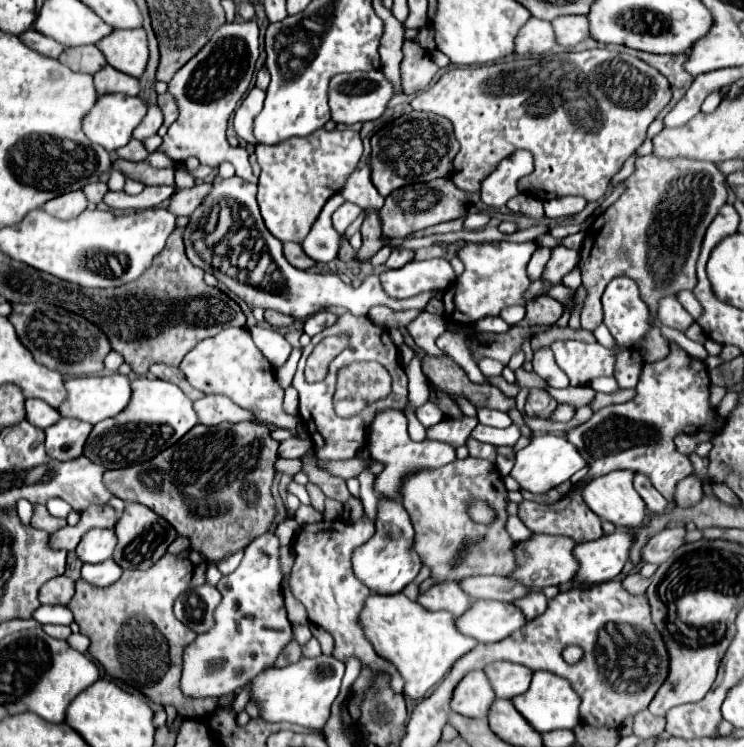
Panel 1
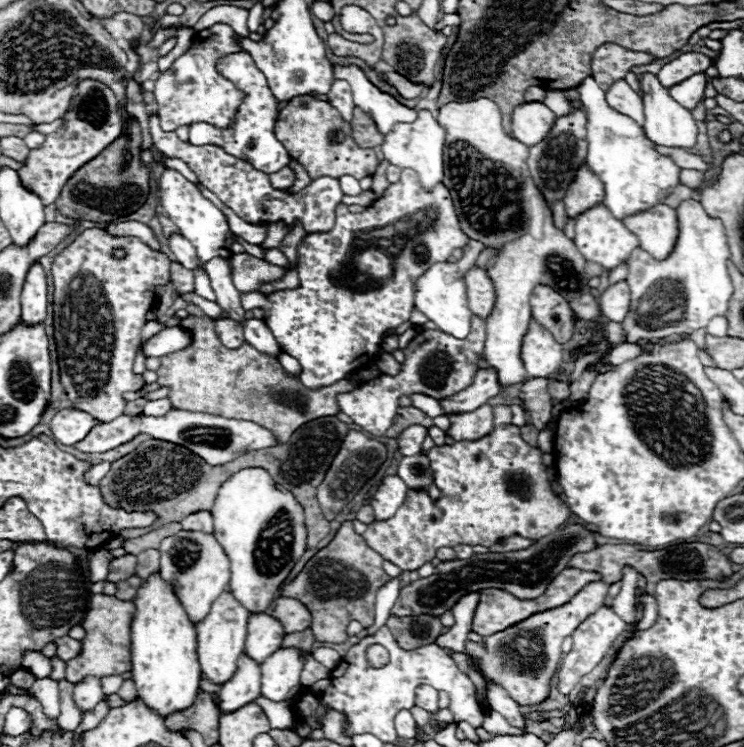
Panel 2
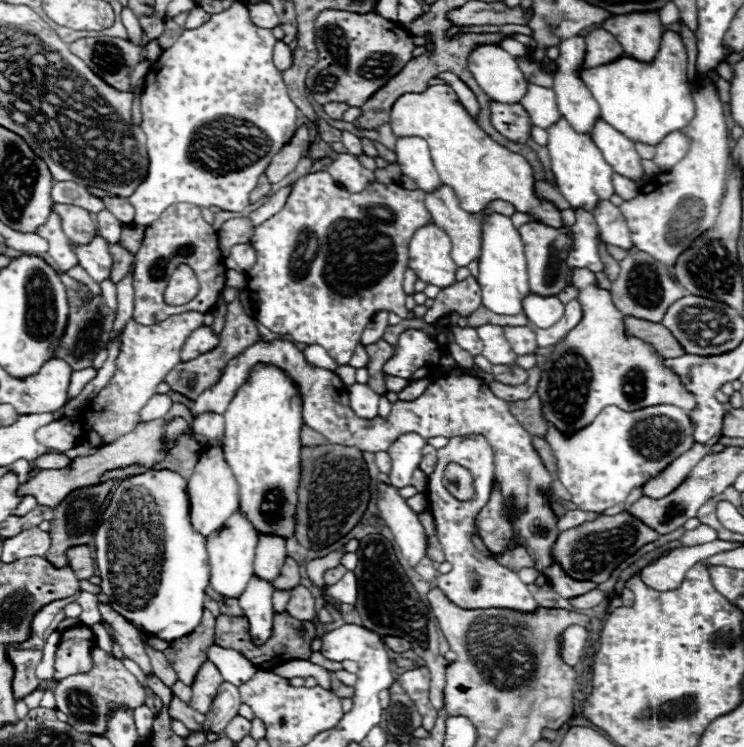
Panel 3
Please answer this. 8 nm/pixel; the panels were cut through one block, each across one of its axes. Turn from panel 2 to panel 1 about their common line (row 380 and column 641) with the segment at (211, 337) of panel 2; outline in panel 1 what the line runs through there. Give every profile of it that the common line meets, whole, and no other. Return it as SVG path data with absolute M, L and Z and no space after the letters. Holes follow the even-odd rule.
M650 154L636 160L636 170L626 180L626 186L626 192L586 230L578 266L588 294L580 320L584 330L594 332L602 322L600 298L608 282L616 276L634 278L640 298L650 310L650 334L634 348L640 350L644 362L656 362L670 352L660 328L654 326L658 302L666 298L666 294L678 294L680 290L692 290L696 286L696 258L706 228L720 206L726 204L726 176L712 162L692 158L662 160ZM618 250L626 250L626 254Z

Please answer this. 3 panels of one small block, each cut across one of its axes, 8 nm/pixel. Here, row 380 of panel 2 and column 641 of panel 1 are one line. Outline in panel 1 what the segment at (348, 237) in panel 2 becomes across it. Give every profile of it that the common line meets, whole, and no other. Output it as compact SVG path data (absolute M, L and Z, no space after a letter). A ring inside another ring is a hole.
M626 276L614 278L604 290L604 316L618 346L632 348L648 332L648 308L640 300L638 286Z

